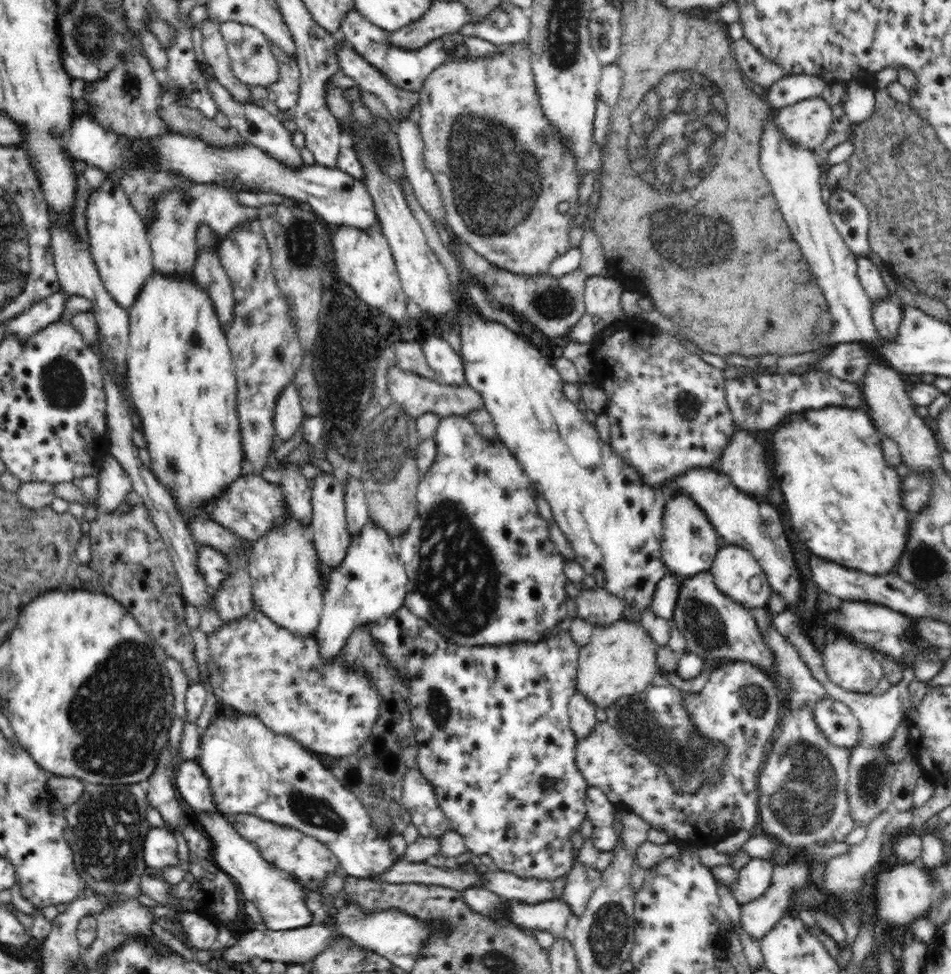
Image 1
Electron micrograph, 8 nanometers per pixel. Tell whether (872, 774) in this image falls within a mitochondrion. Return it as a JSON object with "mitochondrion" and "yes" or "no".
{"mitochondrion":"yes"}

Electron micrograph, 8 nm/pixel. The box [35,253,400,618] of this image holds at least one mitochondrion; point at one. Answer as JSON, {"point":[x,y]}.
{"point":[68,368]}

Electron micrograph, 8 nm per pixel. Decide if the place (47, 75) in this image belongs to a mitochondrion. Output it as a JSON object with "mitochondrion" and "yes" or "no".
{"mitochondrion":"no"}

